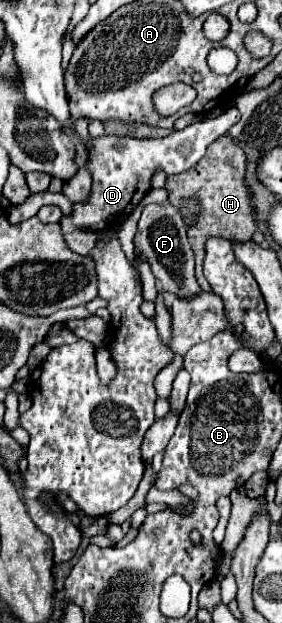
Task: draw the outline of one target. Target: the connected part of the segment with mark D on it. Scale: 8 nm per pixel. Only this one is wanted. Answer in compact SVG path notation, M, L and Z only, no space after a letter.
M226 111L220 117L212 121L200 121L194 125L188 125L182 131L176 131L162 139L134 139L134 137L120 137L120 135L102 135L92 137L90 141L82 141L86 147L86 169L92 175L92 189L86 201L72 203L72 211L68 215L62 215L60 229L62 233L72 233L78 229L86 231L108 231L116 229L132 211L134 207L144 199L144 195L150 191L150 183L156 171L164 171L170 175L180 175L192 167L204 157L206 147L218 139L220 135L226 135L228 129L240 119L238 111Z

